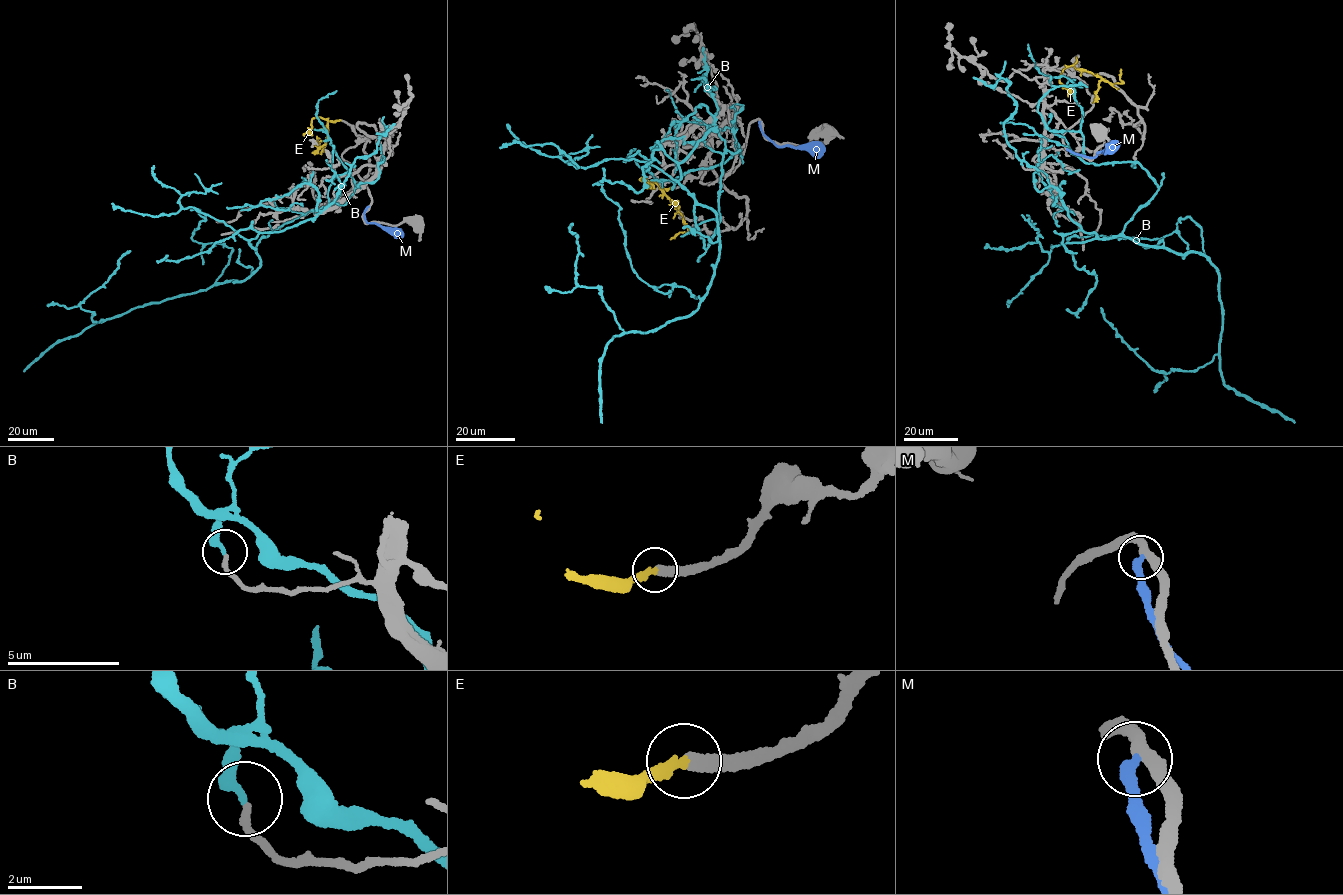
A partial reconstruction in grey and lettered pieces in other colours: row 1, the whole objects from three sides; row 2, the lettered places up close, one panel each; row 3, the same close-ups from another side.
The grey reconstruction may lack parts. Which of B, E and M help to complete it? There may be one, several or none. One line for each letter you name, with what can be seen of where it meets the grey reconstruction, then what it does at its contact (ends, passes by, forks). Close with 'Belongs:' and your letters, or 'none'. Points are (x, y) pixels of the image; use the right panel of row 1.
E: meets grey at (1076, 56); it ends there
Belongs: E

